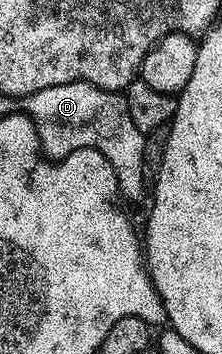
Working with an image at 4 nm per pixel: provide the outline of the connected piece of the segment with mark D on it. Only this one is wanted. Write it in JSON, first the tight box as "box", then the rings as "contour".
{"box":[24,82,146,198],"contour":[[[77,82],[40,89],[40,93],[26,96],[24,106],[24,114],[34,123],[38,145],[45,158],[57,161],[76,149],[96,149],[108,157],[108,165],[112,165],[112,173],[116,173],[121,198],[141,197],[146,136],[132,125],[125,94],[101,91],[91,83]]]}

